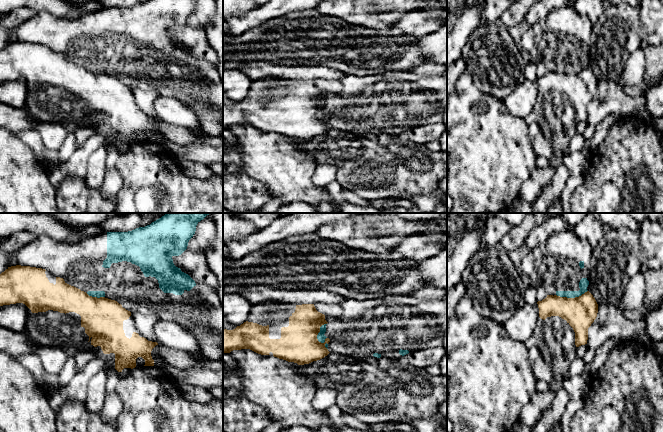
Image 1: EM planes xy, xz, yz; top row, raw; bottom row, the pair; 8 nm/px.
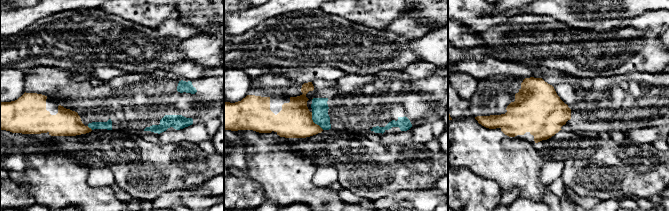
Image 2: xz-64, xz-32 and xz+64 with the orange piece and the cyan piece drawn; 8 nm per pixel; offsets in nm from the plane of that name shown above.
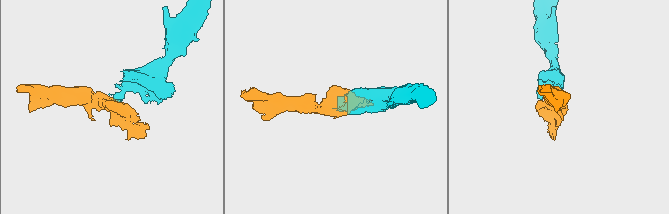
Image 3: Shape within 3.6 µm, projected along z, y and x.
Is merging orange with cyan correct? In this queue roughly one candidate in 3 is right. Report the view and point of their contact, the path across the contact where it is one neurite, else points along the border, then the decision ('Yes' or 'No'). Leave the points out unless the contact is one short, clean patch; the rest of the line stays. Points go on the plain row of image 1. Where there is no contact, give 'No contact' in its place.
Touches orange at xz (316, 112). Boundary: xz (326, 99), (320, 103), (317, 115), (327, 125). No

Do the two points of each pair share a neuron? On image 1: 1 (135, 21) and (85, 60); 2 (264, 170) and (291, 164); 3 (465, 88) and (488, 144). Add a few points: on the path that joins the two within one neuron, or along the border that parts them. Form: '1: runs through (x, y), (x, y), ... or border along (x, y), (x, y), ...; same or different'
1: runs through (123, 25), (119, 26), (97, 48); same
2: runs through (271, 168), (284, 168); same
3: runs through (466, 102), (467, 121), (474, 130); same

